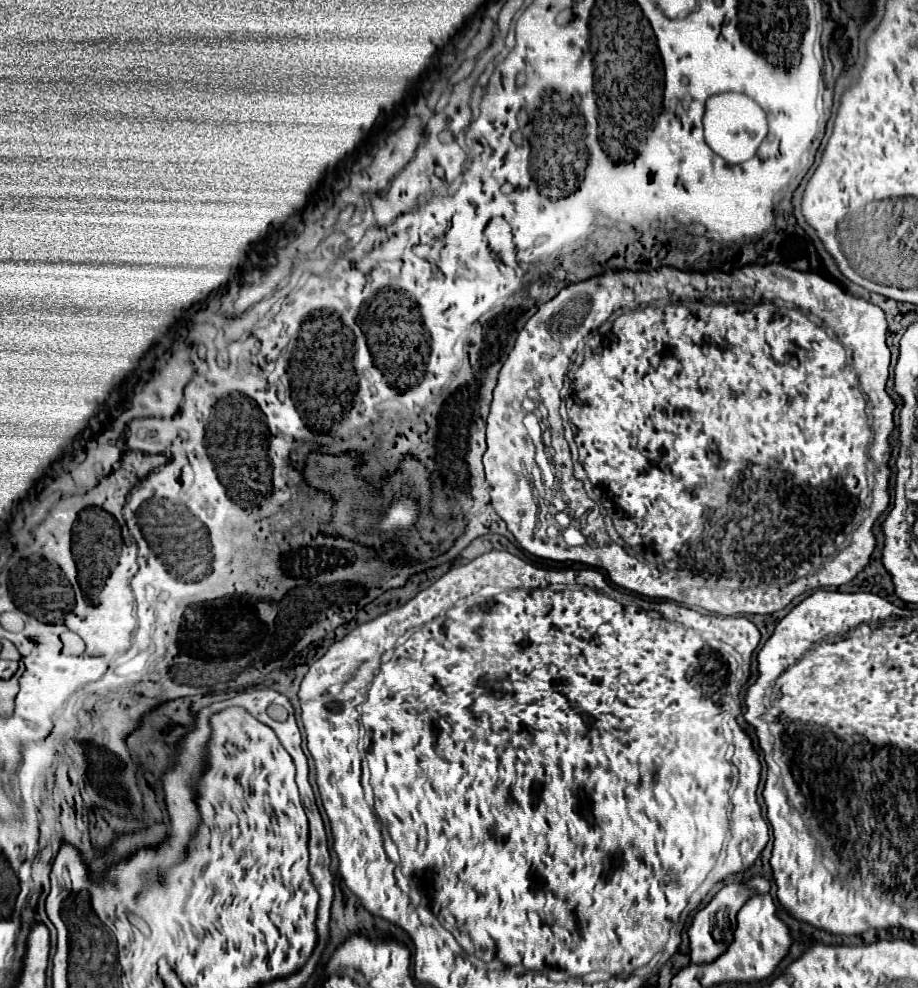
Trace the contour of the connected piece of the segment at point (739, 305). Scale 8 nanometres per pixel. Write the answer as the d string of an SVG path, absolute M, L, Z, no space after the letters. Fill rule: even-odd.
M769 263L769 265L746 265L741 267L741 269L737 269L737 271L733 271L731 275L717 273L717 271L715 271L715 273L707 273L707 275L701 275L701 273L685 273L685 271L677 271L677 269L671 269L671 267L661 267L661 269L651 271L651 273L643 273L643 271L641 271L641 273L633 273L633 271L617 271L617 273L615 273L615 271L607 271L605 275L599 275L599 277L591 277L591 279L587 279L587 281L573 283L573 285L569 285L569 287L561 289L561 291L559 291L559 295L557 295L555 299L551 299L549 303L541 305L541 307L539 307L539 311L537 311L537 313L535 313L535 315L533 315L533 317L525 323L525 327L521 329L521 333L519 333L519 337L517 337L517 343L515 343L513 351L509 353L507 361L503 363L503 367L501 367L501 371L499 371L497 387L495 387L495 391L493 391L491 413L489 413L489 417L487 417L487 453L483 455L483 465L485 465L485 473L487 473L487 483L489 483L490 487L490 497L493 509L497 511L497 515L499 515L499 517L507 523L509 531L515 535L515 539L519 541L519 545L521 545L525 551L529 551L531 555L535 555L535 557L543 557L543 559L553 559L553 561L579 561L579 563L587 563L587 565L591 565L591 567L605 569L605 571L609 573L609 577L611 577L611 581L613 581L613 583L617 583L617 585L621 585L621 587L625 587L625 589L629 589L629 591L635 591L635 594L639 596L654 601L671 601L674 603L681 603L681 605L687 605L687 608L695 609L695 611L699 611L699 613L711 613L711 615L719 615L719 617L744 617L740 615L774 613L782 610L783 607L787 607L787 605L789 605L789 603L797 597L797 593L804 593L805 591L811 592L813 589L831 589L831 587L833 589L839 587L839 585L849 583L849 571L851 571L851 577L855 577L855 575L857 575L857 573L859 573L859 571L861 571L861 569L869 563L869 557L871 557L873 547L875 547L875 537L873 537L871 527L873 527L875 519L879 517L879 513L883 513L883 511L887 509L887 505L889 505L889 495L887 495L887 479L889 479L889 473L887 473L887 467L885 467L885 465L887 465L887 455L885 455L885 453L887 453L887 449L889 449L887 437L889 437L889 433L893 431L893 401L891 401L891 397L889 397L889 395L887 395L887 391L885 391L885 383L887 383L887 377L889 377L889 357L891 357L891 353L889 353L889 349L887 349L887 345L885 345L885 331L887 331L885 315L883 315L883 311L881 311L877 305L873 305L873 303L869 303L869 301L865 301L865 299L859 299L859 297L849 295L845 289L843 290L843 288L833 280L823 279L821 275L815 275L815 273L799 273L799 271L793 271L791 267L783 267L781 263L779 263L779 265L777 265L777 263ZM625 279L637 279L637 289L635 289L635 285L625 283ZM753 285L757 287L755 291L759 293L759 295L755 295L755 297L761 297L761 295L763 295L763 297L779 298L774 298L770 301L762 301L760 303L757 303L755 299L747 299L747 297L753 297ZM623 307L627 307L627 309L635 309L635 311L621 311L621 313L617 313L617 315L615 315L615 319L613 319L613 317L611 317L611 313L613 313L613 311L617 311L617 309L623 309ZM581 341L583 341L583 345L581 345L581 349L577 351L577 355L573 357L573 363L571 363L571 355L575 353L575 347L577 347L577 343L581 343ZM529 389L535 389L535 391L539 393L539 399L541 399L543 407L545 407L545 409L549 409L551 435L553 435L553 443L551 443L551 449L553 449L553 451L551 451L551 453L555 453L555 463L557 463L557 467L559 467L559 475L561 475L561 489L565 489L565 495L569 495L569 513L573 515L573 519L575 519L575 521L583 521L583 531L585 531L585 533L591 533L591 543L589 543L589 545L583 545L583 547L569 547L565 541L559 541L559 539L557 539L557 541L555 541L555 539L549 539L549 537L547 537L547 533L541 533L541 531L537 529L537 513L539 513L539 505L537 505L537 501L534 501L533 493L531 493L531 484L527 481L527 479L531 479L531 473L535 465L534 445L525 441L527 431L519 431L519 429L525 429L525 425L523 425L524 415L523 412L520 411L519 404L515 404L517 399L523 399L523 397L527 395L527 391L529 391ZM559 391L561 391L562 396L567 396L569 393L567 407L565 399L564 403L561 405ZM569 447L571 452L578 452L579 447L579 459L581 459L583 466L577 460L577 453L572 455L573 465L571 465L571 453L569 453ZM763 473L779 473L779 477L793 477L793 479L791 479L791 489L787 489L787 485L779 485L779 481L767 481L767 487L763 487ZM594 485L595 491L597 491L597 489L601 489L601 495L603 495L603 505L607 505L609 513L615 517L615 527L617 527L619 535L615 531L610 531L612 529L611 527L607 527L607 535L607 531L605 531L605 519L603 519L603 515L599 513L599 507L597 507L597 505L595 505L595 503L587 497L587 493L593 492ZM620 535L623 539L625 539L625 543L627 543L629 547L639 547L639 549L641 549L641 555L643 555L647 561L653 561L653 563L657 563L657 565L665 567L665 569L667 569L667 571L671 571L675 577L673 577L673 575L669 575L669 573L665 573L665 571L661 571L661 569L659 569L657 565L653 565L653 563L645 563L645 561L639 561L639 559L635 559L633 555L629 555L629 553L625 551L625 547L623 547L624 541Z

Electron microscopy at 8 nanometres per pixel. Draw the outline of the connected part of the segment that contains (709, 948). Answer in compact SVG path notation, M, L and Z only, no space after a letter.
M755 875L747 881L741 881L741 883L731 883L731 885L725 885L695 917L693 917L693 923L691 927L687 929L687 935L689 935L689 947L691 947L691 963L713 963L717 957L721 957L729 943L733 941L733 933L737 929L737 913L739 909L743 907L743 903L755 895L755 893L769 893L769 879L763 877L763 875Z

